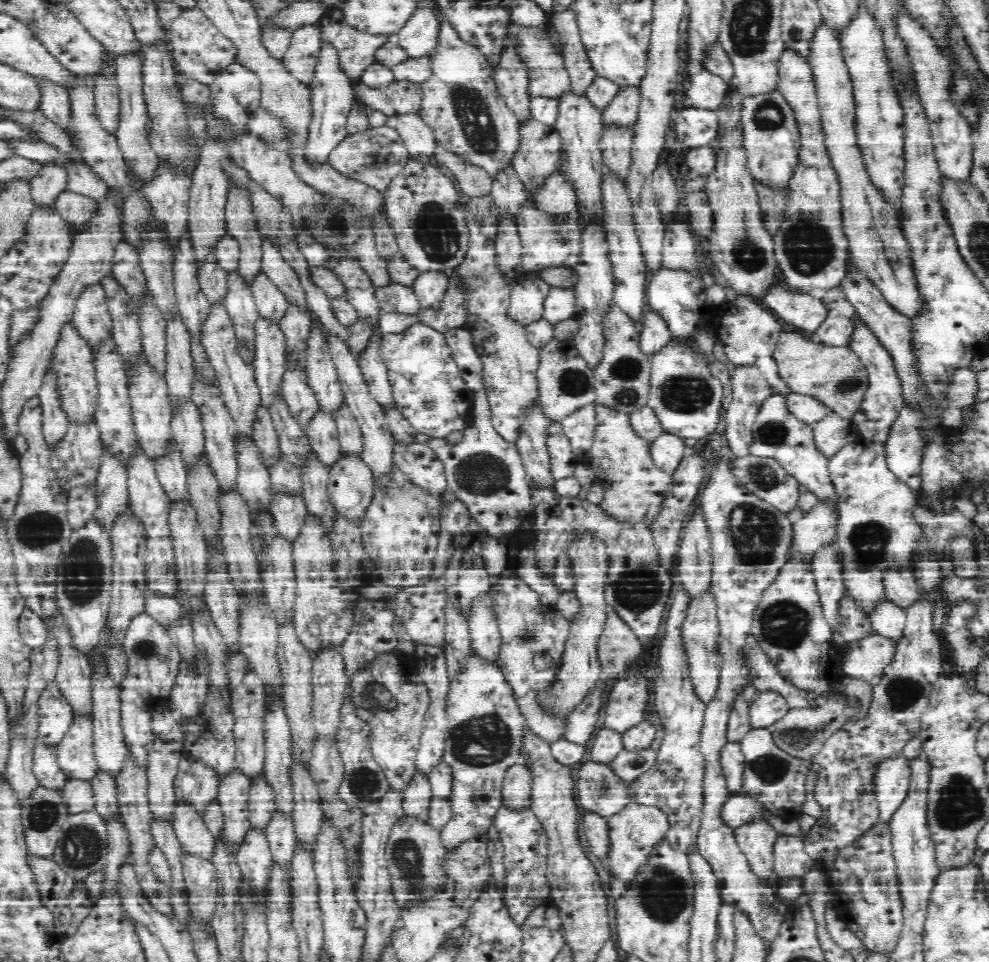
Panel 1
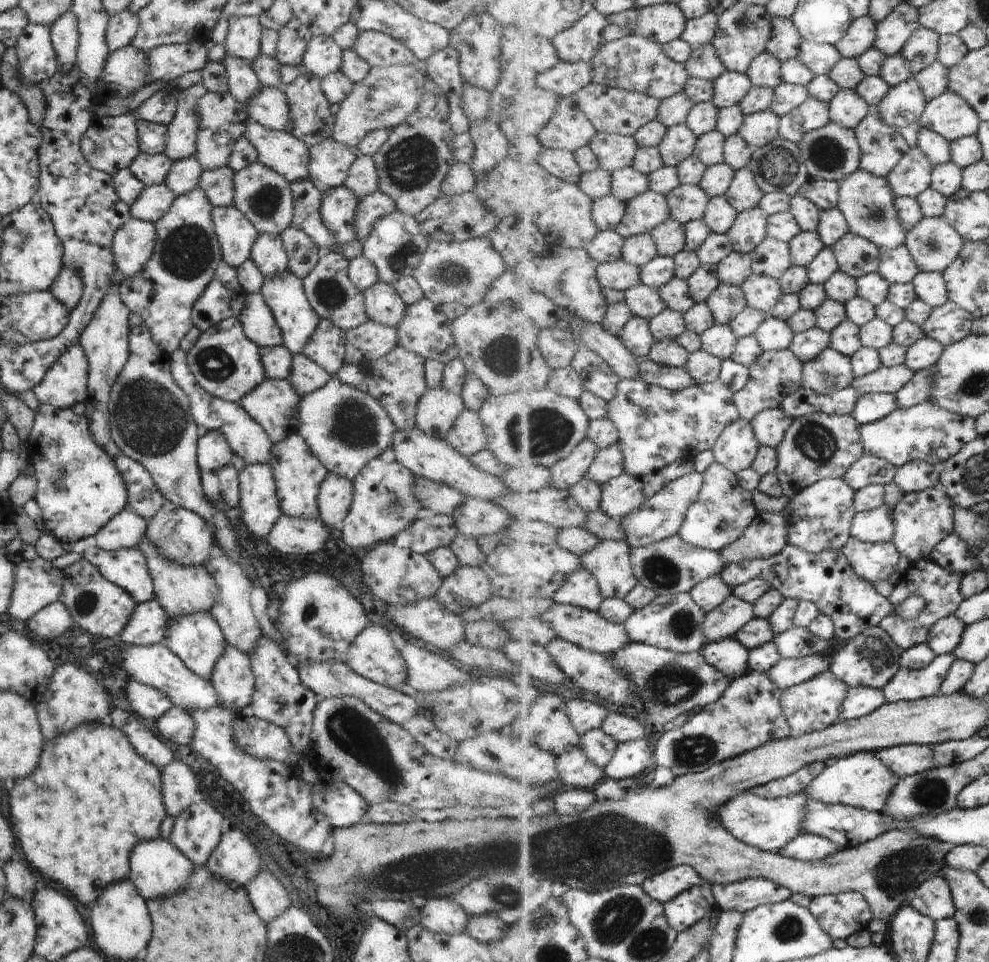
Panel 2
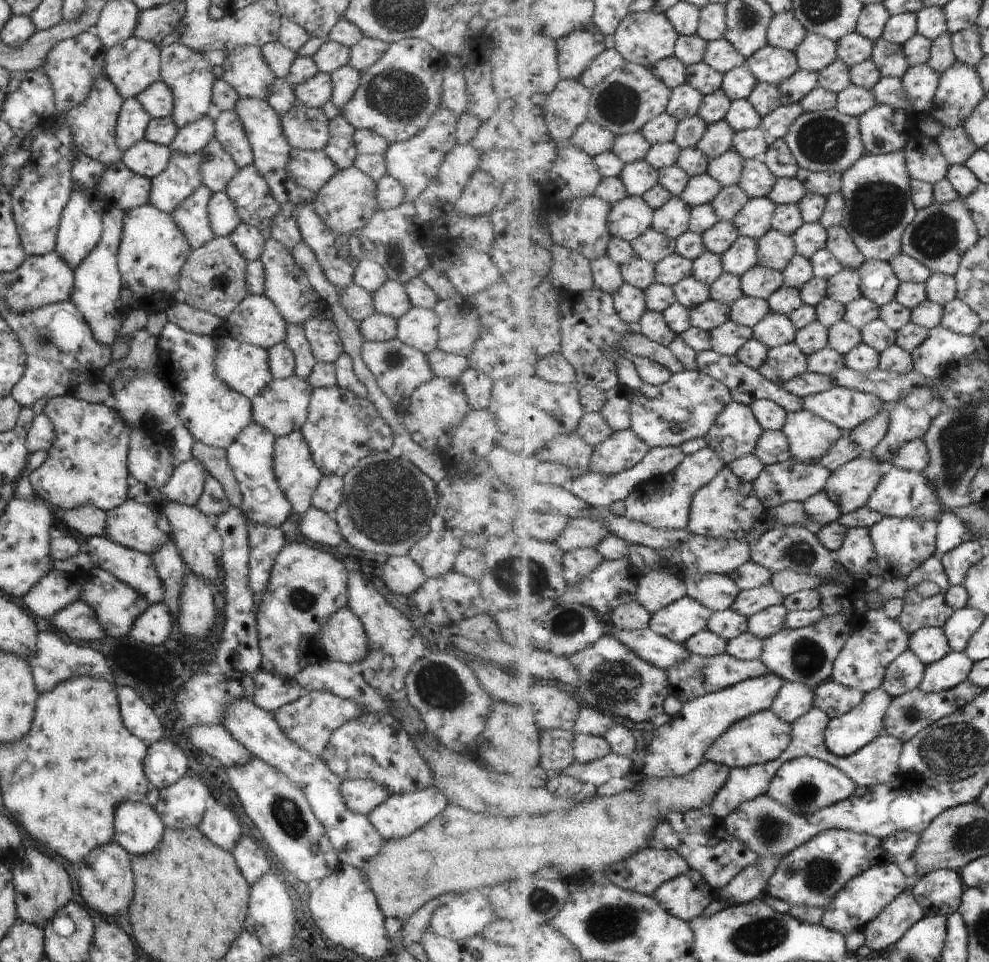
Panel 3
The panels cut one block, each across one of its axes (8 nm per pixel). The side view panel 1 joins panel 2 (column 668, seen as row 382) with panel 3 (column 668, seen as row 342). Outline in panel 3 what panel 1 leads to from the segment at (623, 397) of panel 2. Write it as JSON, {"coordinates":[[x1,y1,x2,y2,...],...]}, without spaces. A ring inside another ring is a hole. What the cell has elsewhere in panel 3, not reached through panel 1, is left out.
{"coordinates":[[685,369,675,373,668,384,661,385,661,398,649,398,649,394,633,394,631,429,650,448,681,447,687,440,707,438,721,412,732,401,732,394,723,382,701,373,701,370]]}

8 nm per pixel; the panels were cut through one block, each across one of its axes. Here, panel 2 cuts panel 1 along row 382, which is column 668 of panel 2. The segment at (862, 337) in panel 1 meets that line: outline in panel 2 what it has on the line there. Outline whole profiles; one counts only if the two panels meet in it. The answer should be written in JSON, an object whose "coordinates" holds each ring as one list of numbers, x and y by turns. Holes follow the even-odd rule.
{"coordinates":[[678,865,655,874,643,882,642,888,653,900,663,904,674,900,679,894,702,886,704,879,688,865]]}

